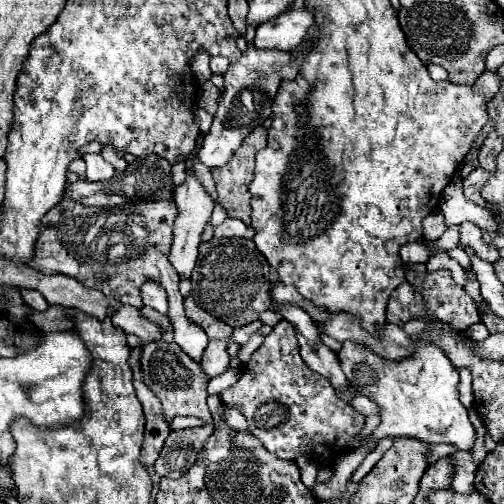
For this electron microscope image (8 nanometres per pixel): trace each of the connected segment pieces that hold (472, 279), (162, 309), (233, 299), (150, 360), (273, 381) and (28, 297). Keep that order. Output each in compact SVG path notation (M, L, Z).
M472 268L466 269L466 271L468 274L468 282L464 285L464 289L479 307L482 309L486 308L488 303L481 296L480 283L476 279L476 274L474 274Z
M146 282L142 286L142 300L146 306L158 310L160 314L168 312L168 300L166 300L166 292L164 288L160 288L160 284L156 282Z
M228 238L210 240L200 244L196 268L192 272L192 298L200 308L224 320L232 328L246 326L258 318L260 312L270 308L270 266L252 240Z
M164 340L148 342L142 352L142 372L146 386L160 398L168 422L174 416L196 416L212 424L212 414L206 406L208 376L190 356L182 352L182 348L176 342L164 342Z
M280 320L272 328L272 332L266 336L264 344L252 354L250 362L242 368L240 380L222 392L222 400L224 400L224 404L232 404L234 408L240 408L240 412L248 420L248 426L252 428L252 434L264 444L266 450L274 452L282 460L294 460L300 454L321 458L318 457L317 450L323 450L322 446L324 446L326 449L332 450L331 456L328 457L330 460L325 460L331 462L349 449L350 451L355 450L363 444L362 441L354 443L352 440L354 434L362 430L364 418L356 416L356 412L352 412L352 408L344 400L338 398L332 384L328 384L328 378L312 372L304 364L304 360L300 358L300 352L298 352L294 328L286 320Z
M22 290L22 300L30 306L30 308L34 308L34 310L38 310L38 312L42 312L42 310L48 310L48 302L46 302L46 298L40 294L40 292L36 292L36 290Z

